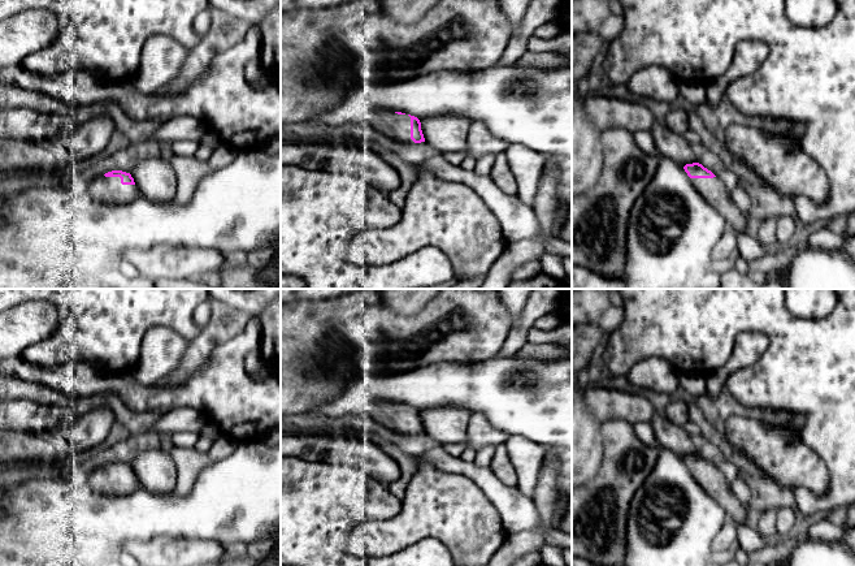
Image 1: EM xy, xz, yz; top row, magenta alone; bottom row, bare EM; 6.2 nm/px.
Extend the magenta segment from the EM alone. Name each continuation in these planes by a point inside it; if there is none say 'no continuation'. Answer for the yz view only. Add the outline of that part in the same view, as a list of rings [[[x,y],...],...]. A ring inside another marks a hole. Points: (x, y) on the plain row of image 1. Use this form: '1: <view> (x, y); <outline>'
1: yz (714, 482); [[[716,467],[713,470],[690,470],[703,489],[725,510],[735,522],[745,523],[747,518],[746,504],[742,504],[730,488],[730,483]]]

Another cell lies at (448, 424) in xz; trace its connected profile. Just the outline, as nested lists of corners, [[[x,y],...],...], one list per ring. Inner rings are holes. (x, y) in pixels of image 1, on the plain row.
[[[443,406],[420,411],[425,433],[442,446],[465,442],[470,412],[463,407]]]

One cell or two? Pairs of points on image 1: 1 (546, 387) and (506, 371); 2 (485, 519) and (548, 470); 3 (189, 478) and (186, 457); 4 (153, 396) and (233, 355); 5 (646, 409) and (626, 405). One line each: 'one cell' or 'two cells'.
1: one cell
2: two cells
3: one cell
4: one cell
5: one cell

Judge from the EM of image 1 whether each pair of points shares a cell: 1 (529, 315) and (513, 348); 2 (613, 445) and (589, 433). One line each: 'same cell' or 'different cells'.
1: same cell
2: different cells

